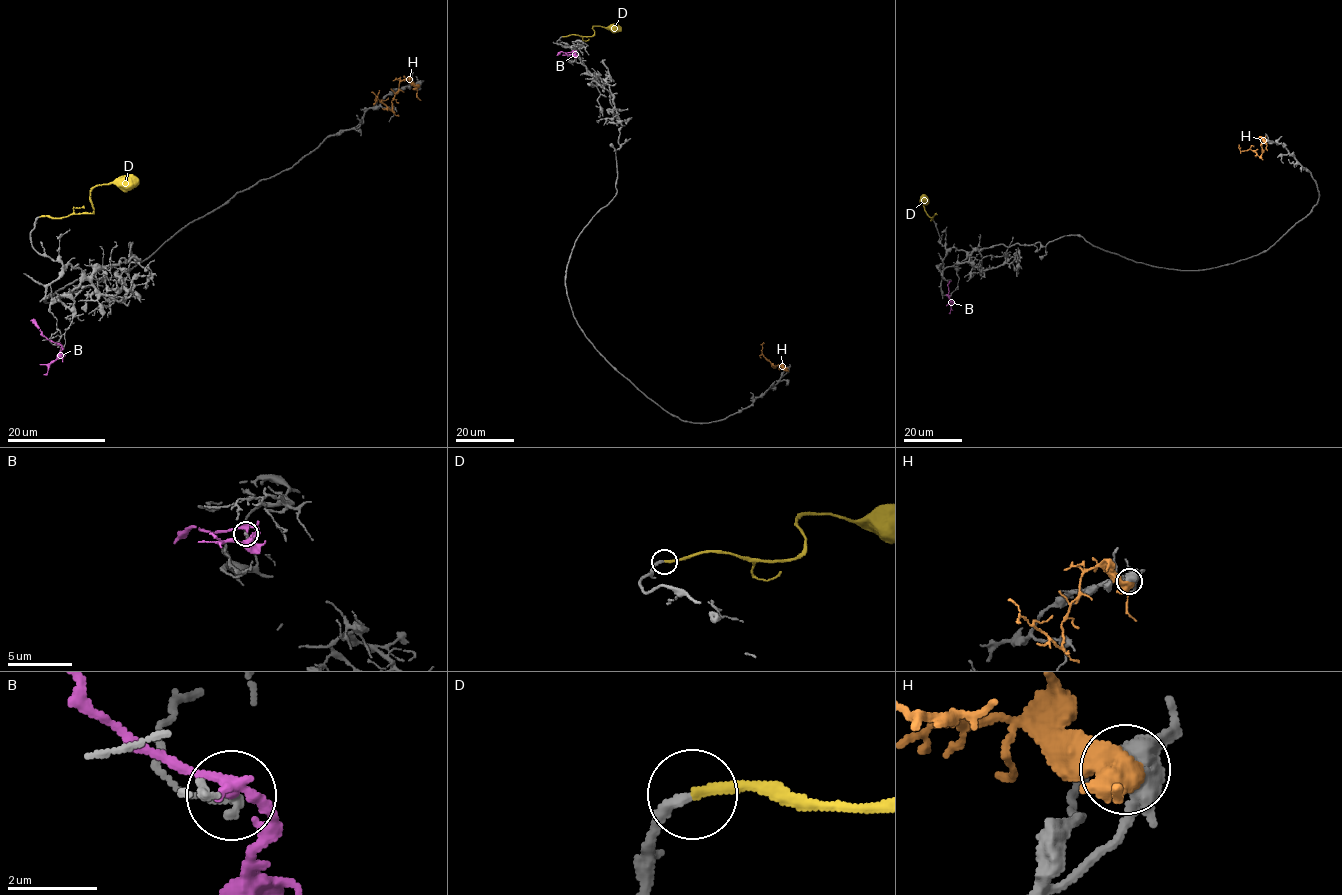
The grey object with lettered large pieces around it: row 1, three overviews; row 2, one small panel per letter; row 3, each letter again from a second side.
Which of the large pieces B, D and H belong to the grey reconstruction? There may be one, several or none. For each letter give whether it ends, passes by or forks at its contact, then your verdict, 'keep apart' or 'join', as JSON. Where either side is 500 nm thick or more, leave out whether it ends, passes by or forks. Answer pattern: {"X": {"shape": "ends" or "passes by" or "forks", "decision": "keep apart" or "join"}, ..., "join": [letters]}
{"B": {"shape": "passes by", "decision": "keep apart"}, "D": {"shape": "ends", "decision": "join"}, "H": {"shape": "forks", "decision": "keep apart"}, "join": ["D"]}

